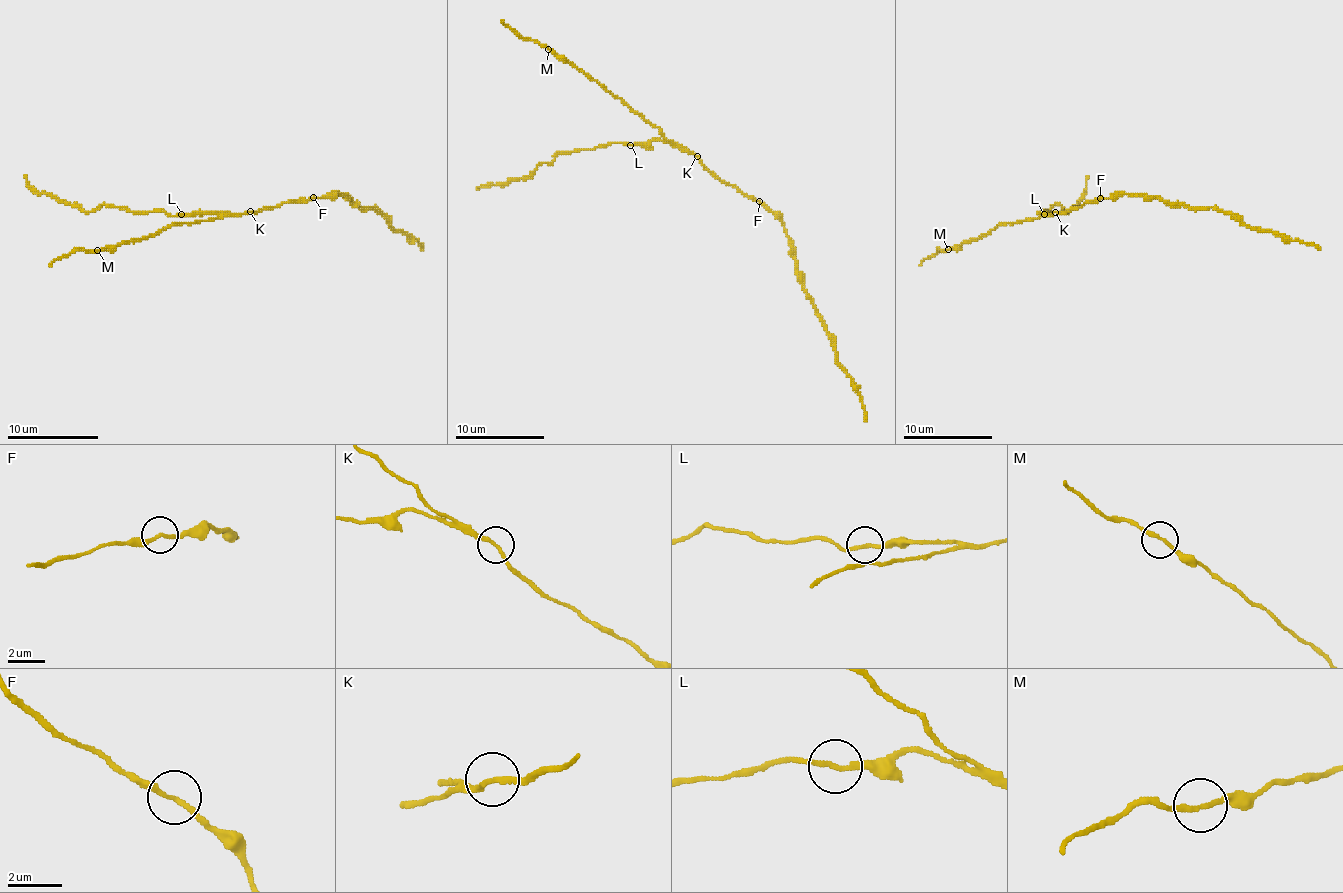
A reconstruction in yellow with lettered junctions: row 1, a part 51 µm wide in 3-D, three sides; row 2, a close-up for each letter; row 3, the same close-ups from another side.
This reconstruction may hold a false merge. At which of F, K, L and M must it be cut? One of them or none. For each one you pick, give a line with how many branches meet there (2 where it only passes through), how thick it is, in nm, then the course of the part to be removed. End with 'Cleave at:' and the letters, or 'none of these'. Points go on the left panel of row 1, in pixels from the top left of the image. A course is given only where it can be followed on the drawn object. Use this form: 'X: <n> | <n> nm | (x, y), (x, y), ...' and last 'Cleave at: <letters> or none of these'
F: 2 | 180 nm | (314, 198), (339, 193), (357, 207), (373, 207), (391, 227), (423, 250)
Cleave at: F

